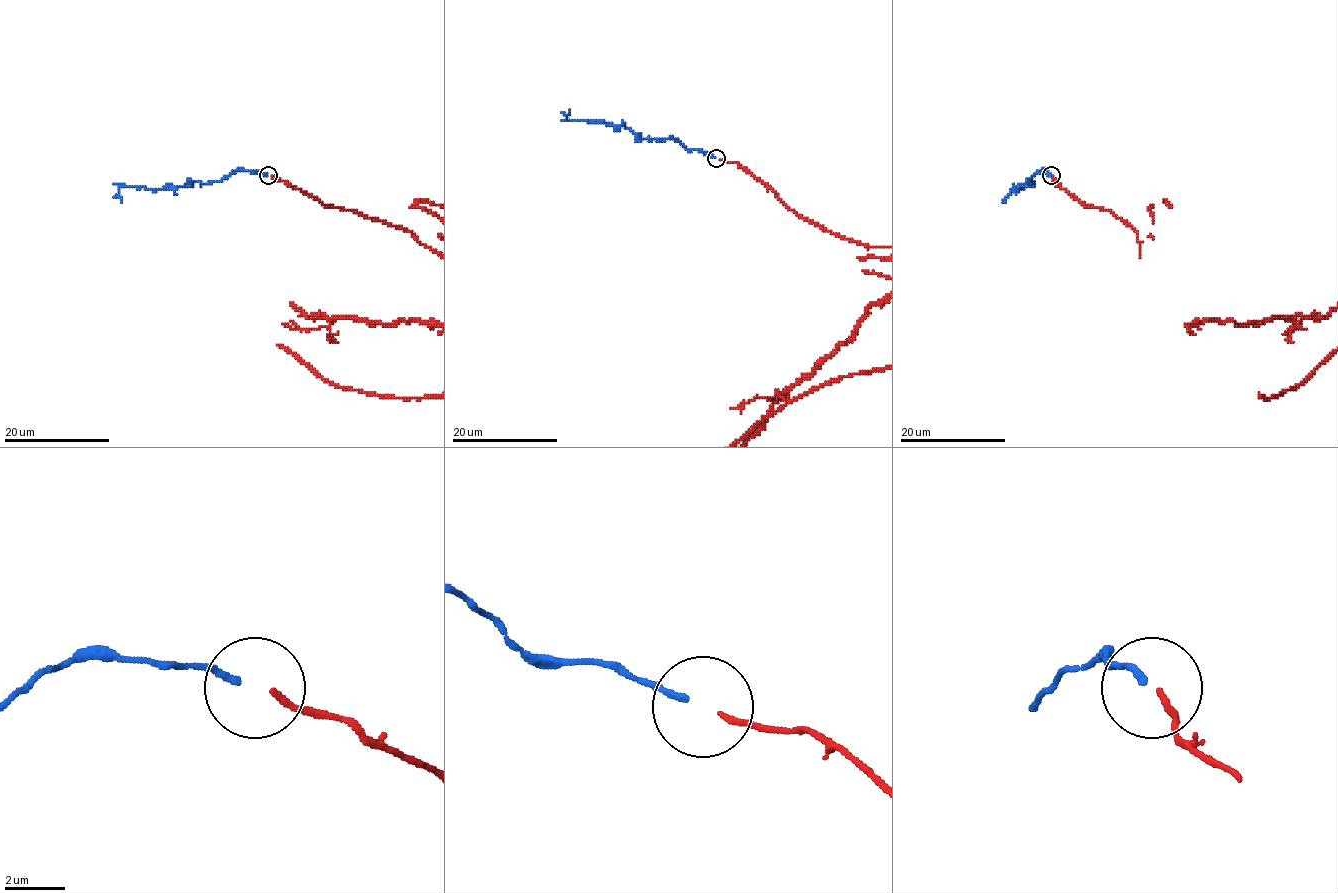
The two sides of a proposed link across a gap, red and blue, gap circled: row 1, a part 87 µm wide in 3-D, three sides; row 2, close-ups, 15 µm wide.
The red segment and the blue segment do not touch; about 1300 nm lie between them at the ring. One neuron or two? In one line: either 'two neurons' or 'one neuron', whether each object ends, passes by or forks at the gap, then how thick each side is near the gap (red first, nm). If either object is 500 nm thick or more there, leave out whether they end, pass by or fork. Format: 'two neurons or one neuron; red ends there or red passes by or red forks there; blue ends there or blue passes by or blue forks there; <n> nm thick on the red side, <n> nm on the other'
one neuron; red ends there; blue ends there; 200 nm thick on the red side, 220 nm on the other

